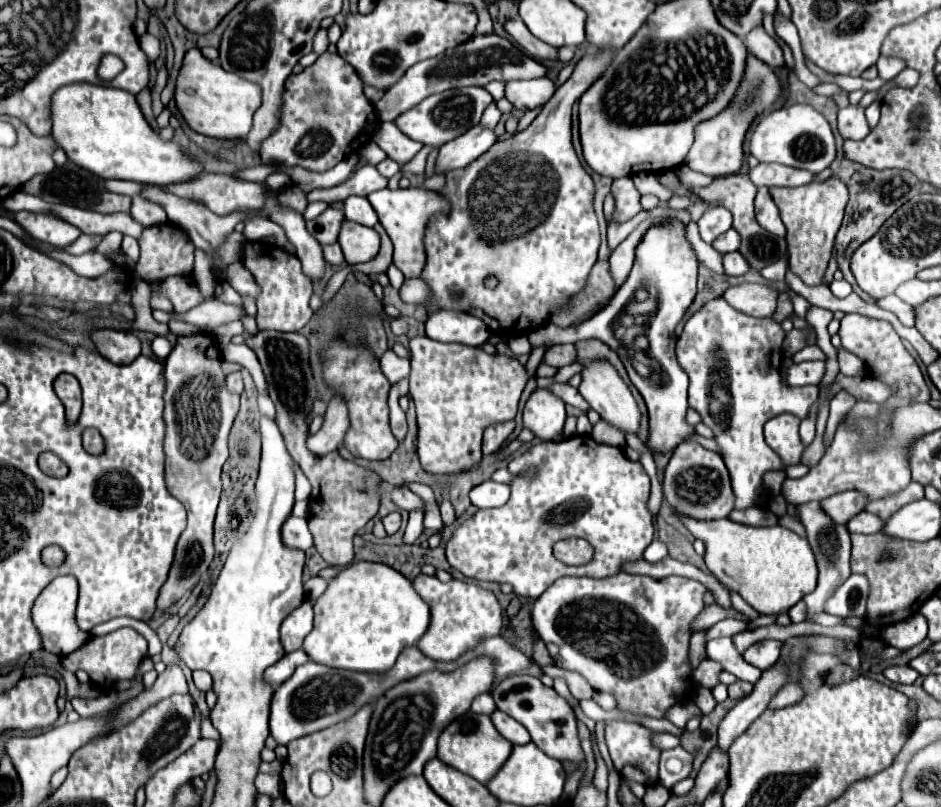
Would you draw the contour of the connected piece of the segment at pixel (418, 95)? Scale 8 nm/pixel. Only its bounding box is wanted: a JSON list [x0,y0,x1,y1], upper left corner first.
[374,34,546,122]

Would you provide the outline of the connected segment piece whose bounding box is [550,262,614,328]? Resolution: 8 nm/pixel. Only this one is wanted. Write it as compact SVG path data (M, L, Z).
M596 262L588 276L588 286L584 286L580 298L572 302L572 310L564 310L564 314L554 314L550 322L554 322L560 328L568 328L574 324L574 320L592 312L602 300L608 300L612 294L614 294L614 282L608 274L608 262Z

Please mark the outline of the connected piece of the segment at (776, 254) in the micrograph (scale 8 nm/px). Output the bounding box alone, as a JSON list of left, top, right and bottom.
[694,174,786,270]

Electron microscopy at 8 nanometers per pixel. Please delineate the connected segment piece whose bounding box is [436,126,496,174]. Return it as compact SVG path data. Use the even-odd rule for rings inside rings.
M474 126L460 138L440 146L440 152L436 158L436 174L446 174L448 170L468 166L478 156L482 156L494 142L496 142L496 136L492 130Z

